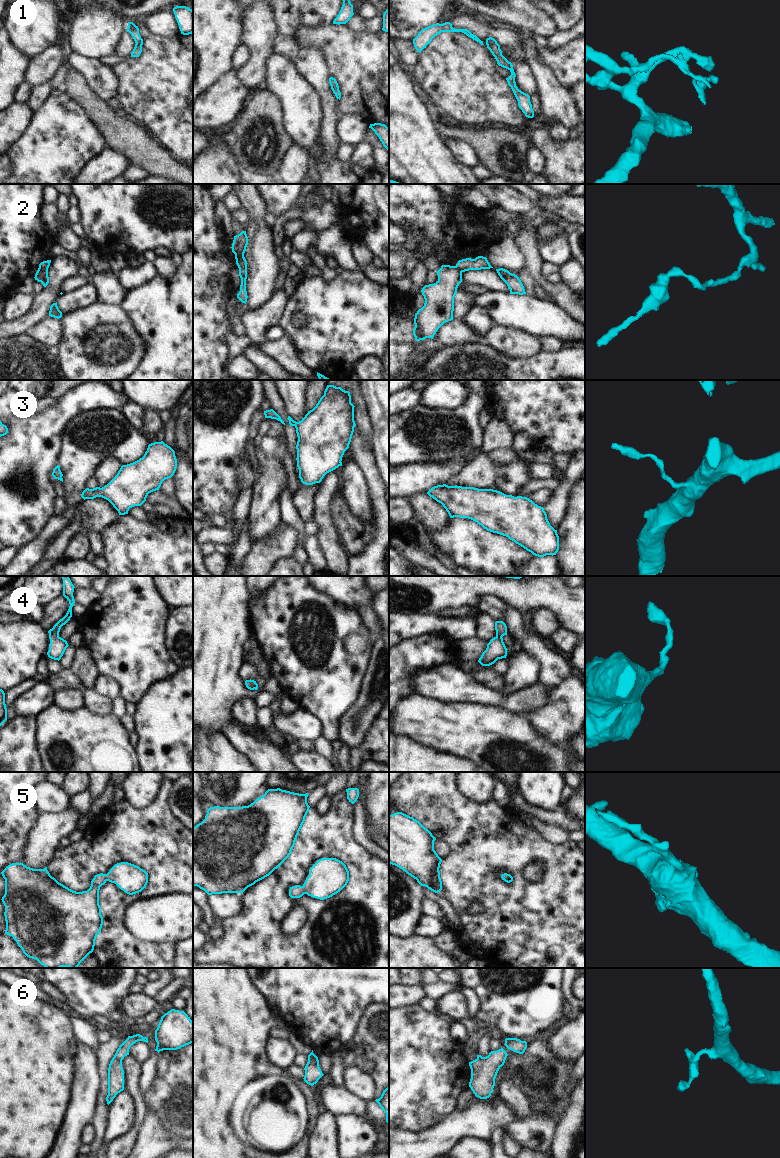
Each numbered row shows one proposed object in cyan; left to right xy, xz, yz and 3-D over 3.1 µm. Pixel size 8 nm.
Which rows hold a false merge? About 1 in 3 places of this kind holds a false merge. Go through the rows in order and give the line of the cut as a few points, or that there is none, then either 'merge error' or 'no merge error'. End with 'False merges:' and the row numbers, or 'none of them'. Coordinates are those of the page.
1: cut xy (136, 43), (141, 46); merge error
2: cut xy (39, 267), (47, 269); merge error
3: cut none; no merge error
4: cut none; no merge error
5: cut none; no merge error
6: cut xy (113, 1057), (121, 1061); merge error
False merges: 1, 2, 6

